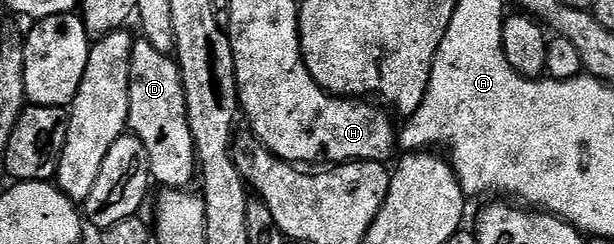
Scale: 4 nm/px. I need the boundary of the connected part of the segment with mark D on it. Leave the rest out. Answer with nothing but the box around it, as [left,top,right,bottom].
[128,39,196,189]

